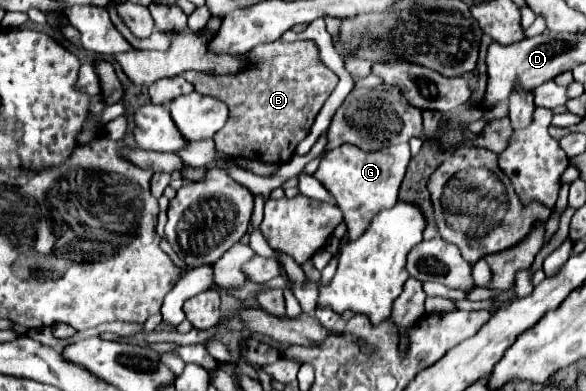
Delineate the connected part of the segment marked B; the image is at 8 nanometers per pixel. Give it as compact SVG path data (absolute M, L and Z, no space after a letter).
M309 40L259 44L259 48L253 48L247 56L255 54L263 56L263 68L259 68L259 72L243 72L243 76L229 76L227 80L219 80L219 76L199 76L199 72L185 72L183 76L195 86L195 92L213 96L229 108L227 124L213 136L217 152L279 166L295 154L297 144L309 134L315 116L339 78L325 68L317 46Z

